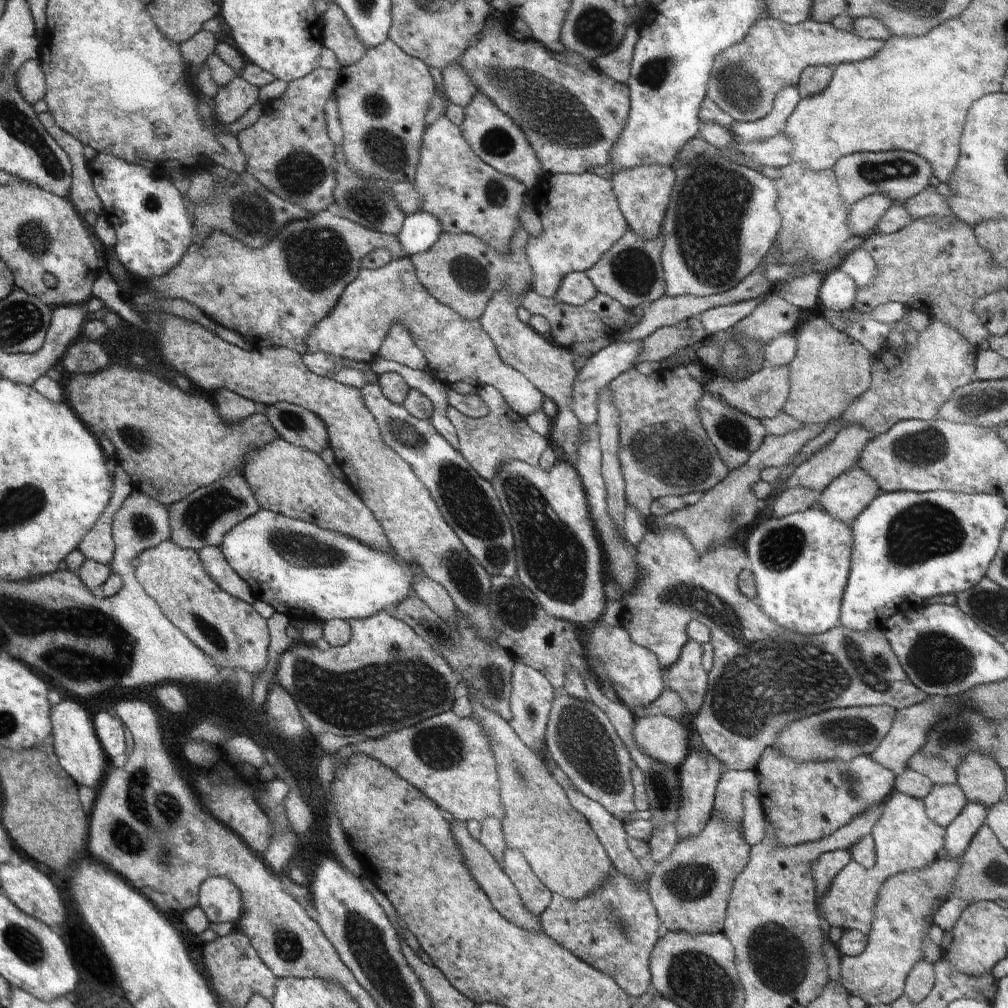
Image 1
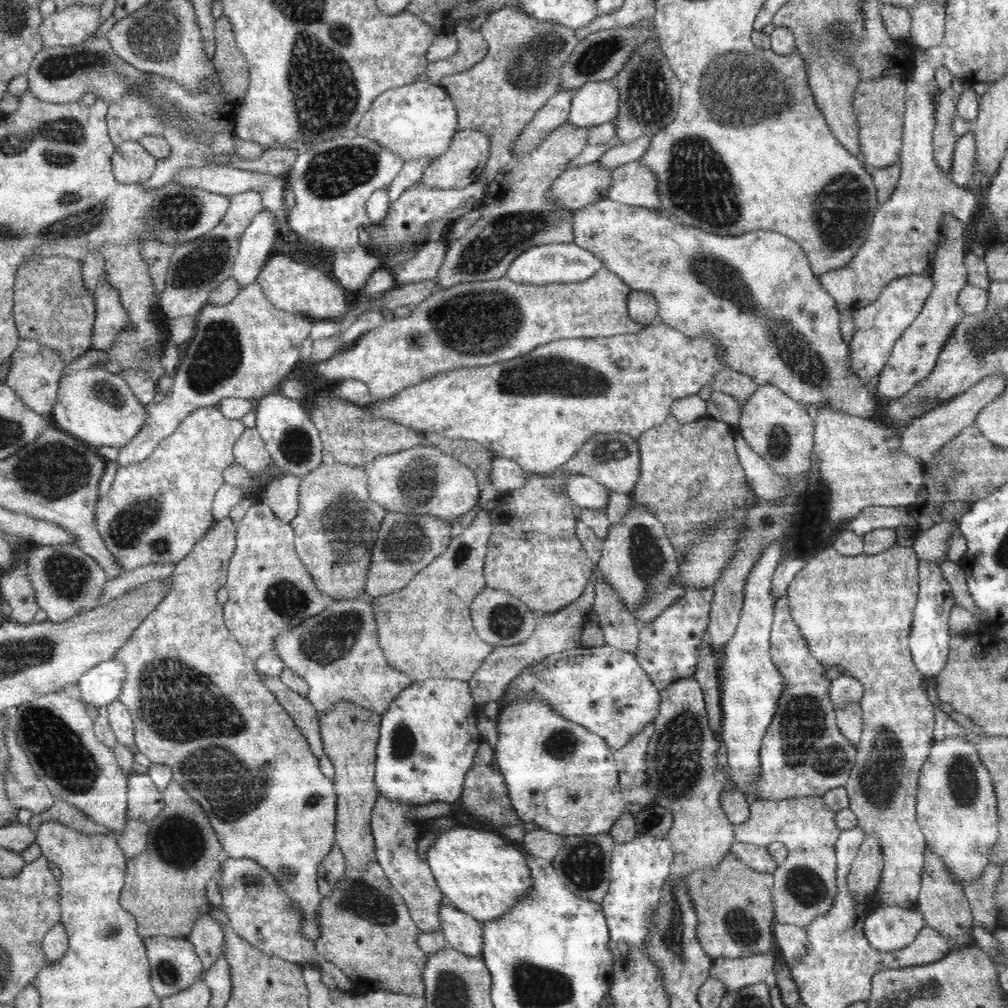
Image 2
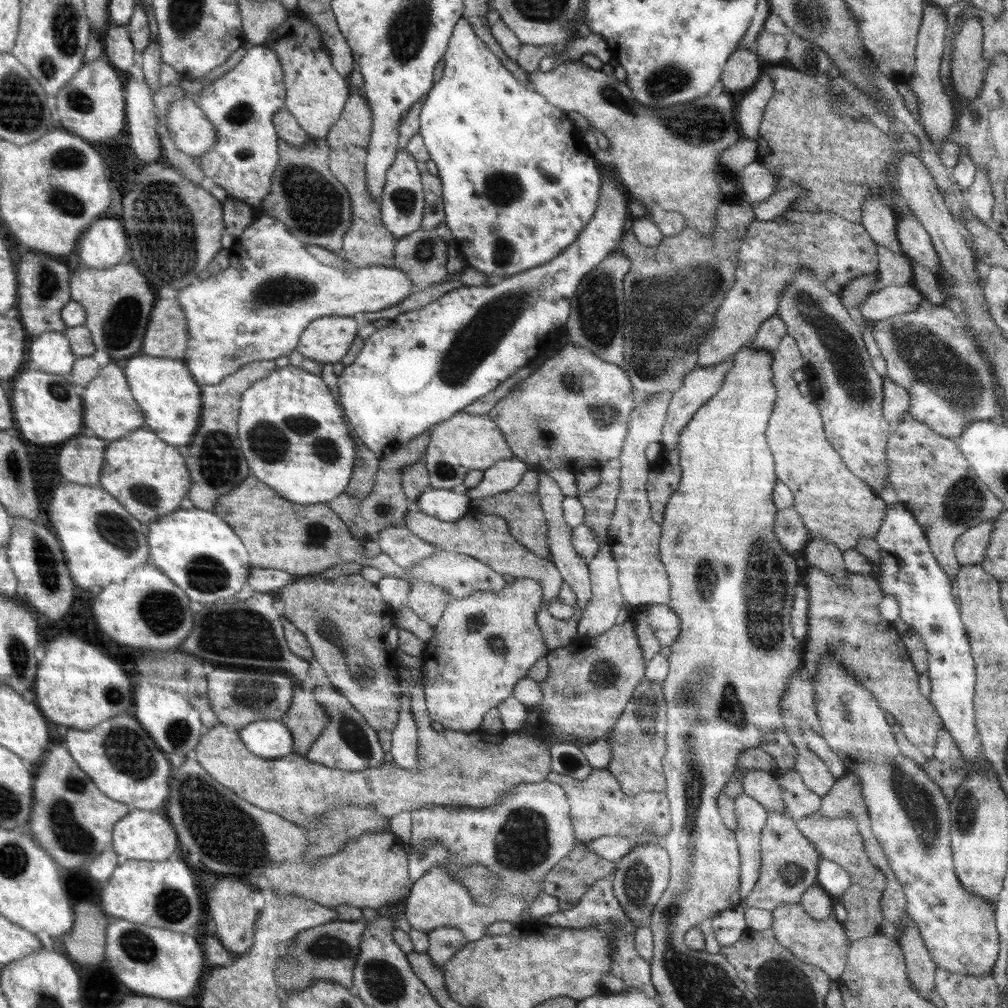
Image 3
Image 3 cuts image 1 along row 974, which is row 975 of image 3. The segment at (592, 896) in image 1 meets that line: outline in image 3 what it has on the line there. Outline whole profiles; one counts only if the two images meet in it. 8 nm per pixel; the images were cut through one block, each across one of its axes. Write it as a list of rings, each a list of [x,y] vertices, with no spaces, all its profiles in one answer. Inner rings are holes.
[[[611,876],[598,879],[598,882],[594,882],[594,886],[590,886],[581,896],[580,902],[575,907],[545,916],[541,923],[562,928],[577,928],[578,930],[592,927],[608,933],[611,936],[609,943],[613,946],[613,957],[610,972],[606,977],[602,977],[600,993],[621,993],[628,989],[636,989],[645,992],[646,996],[652,997],[652,1000],[660,1002],[661,996],[651,981],[651,964],[641,958],[635,949],[634,937],[638,926],[627,918],[624,909],[614,896],[610,880]]]

